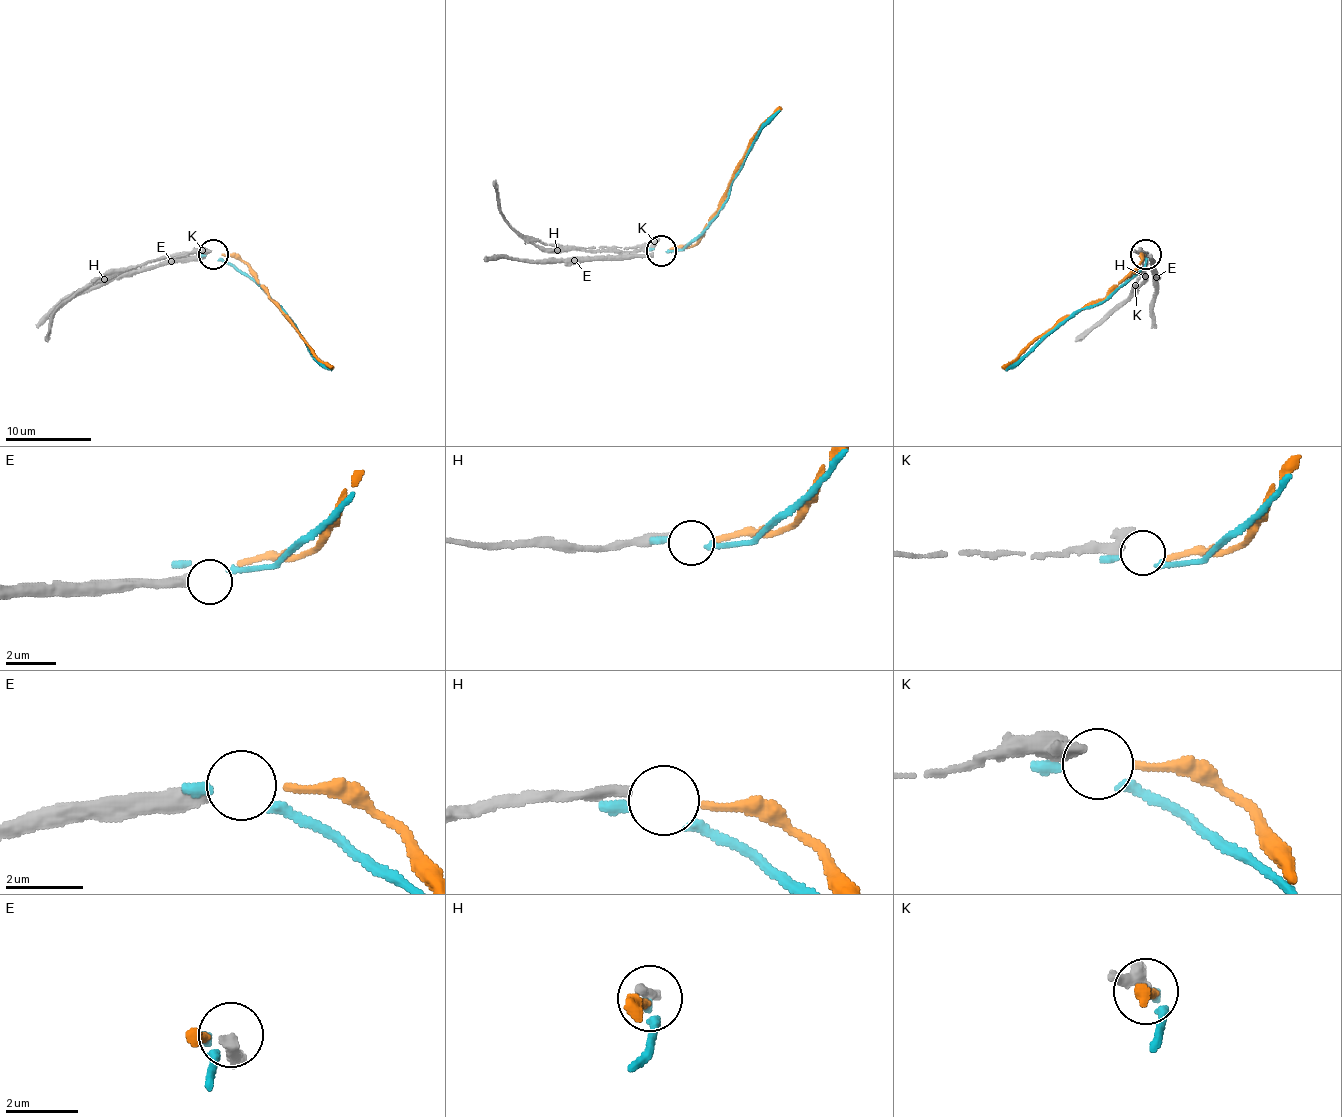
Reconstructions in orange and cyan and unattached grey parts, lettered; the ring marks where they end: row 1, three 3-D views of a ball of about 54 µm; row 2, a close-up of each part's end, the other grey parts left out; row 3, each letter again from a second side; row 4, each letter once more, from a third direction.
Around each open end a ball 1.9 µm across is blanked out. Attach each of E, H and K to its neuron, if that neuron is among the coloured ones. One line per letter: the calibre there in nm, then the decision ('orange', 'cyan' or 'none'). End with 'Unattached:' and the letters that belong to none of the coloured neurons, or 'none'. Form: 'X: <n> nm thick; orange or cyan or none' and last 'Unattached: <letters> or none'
E: 440 nm thick; none
H: 280 nm thick; orange
K: 600 nm thick; none
Unattached: E, K

